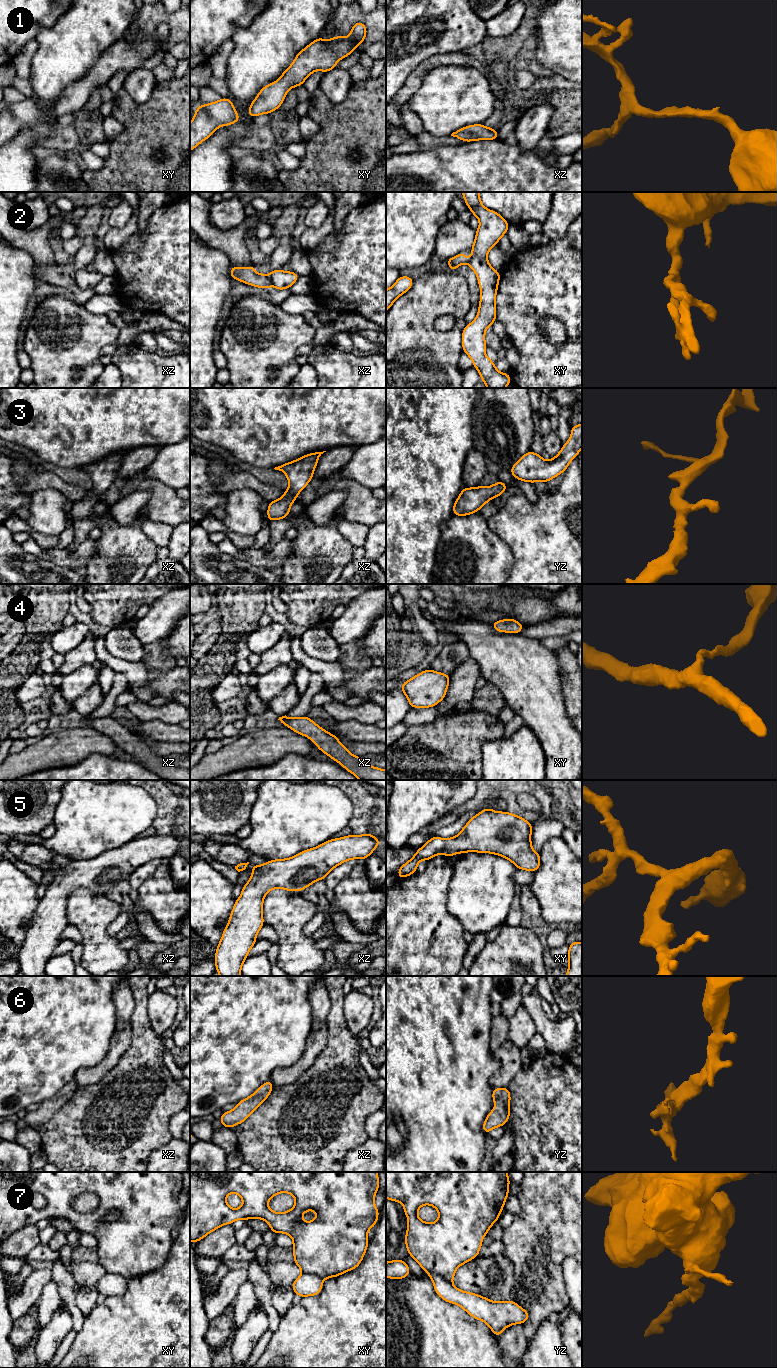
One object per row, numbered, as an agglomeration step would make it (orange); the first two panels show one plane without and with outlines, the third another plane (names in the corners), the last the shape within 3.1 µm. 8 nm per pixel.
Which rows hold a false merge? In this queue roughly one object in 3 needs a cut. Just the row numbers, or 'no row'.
2, 7

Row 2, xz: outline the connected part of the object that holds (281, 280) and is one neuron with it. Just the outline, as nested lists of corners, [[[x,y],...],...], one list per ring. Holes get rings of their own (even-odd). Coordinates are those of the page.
[[[282,269],[273,270],[270,275],[272,285],[278,290],[289,289],[299,278],[293,271],[285,272]]]

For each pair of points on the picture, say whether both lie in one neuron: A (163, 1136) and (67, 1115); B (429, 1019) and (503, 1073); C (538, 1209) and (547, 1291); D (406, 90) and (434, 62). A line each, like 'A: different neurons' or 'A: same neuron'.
A: same neuron
B: different neurons
C: same neuron
D: same neuron

